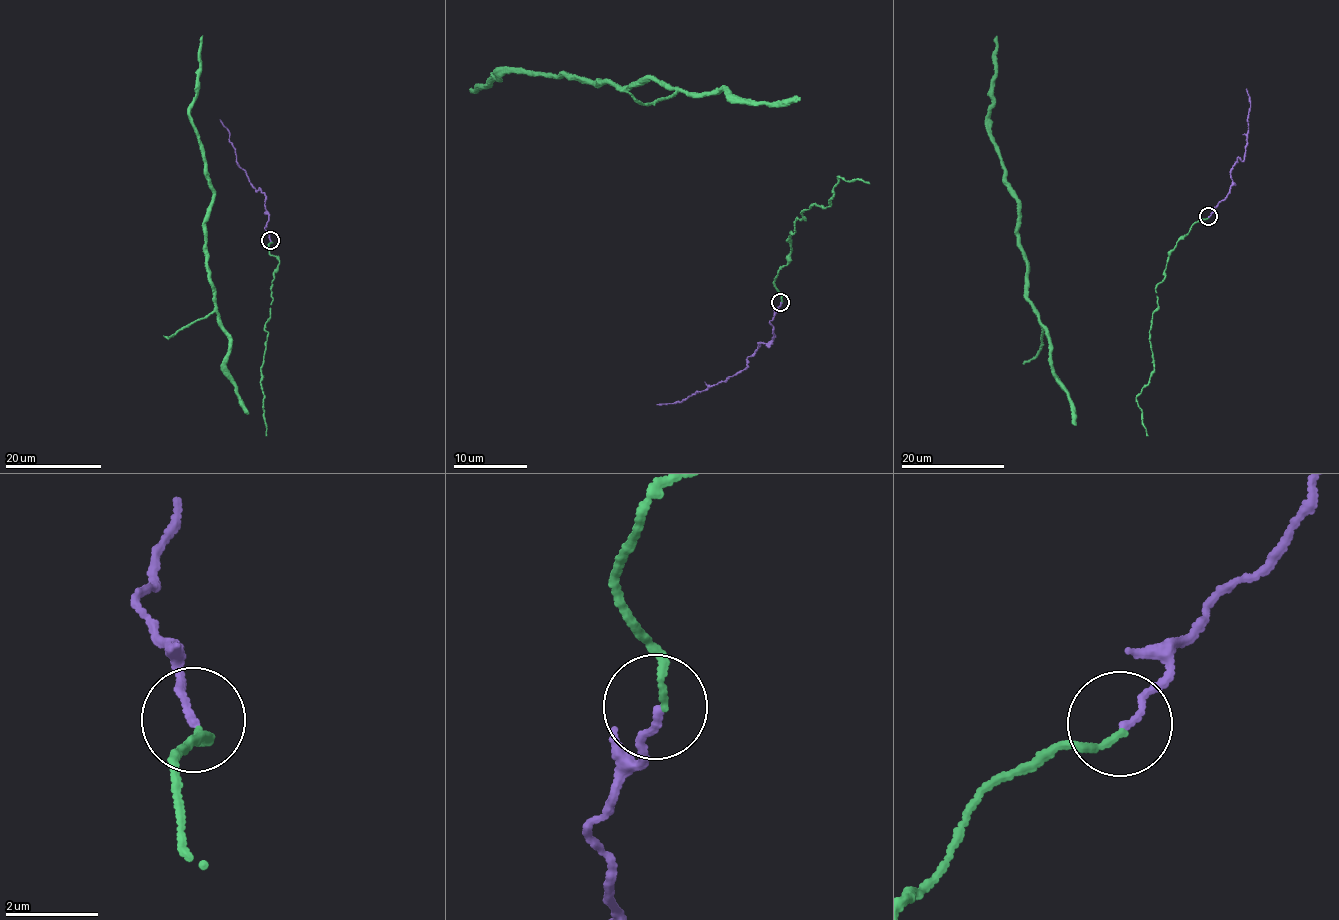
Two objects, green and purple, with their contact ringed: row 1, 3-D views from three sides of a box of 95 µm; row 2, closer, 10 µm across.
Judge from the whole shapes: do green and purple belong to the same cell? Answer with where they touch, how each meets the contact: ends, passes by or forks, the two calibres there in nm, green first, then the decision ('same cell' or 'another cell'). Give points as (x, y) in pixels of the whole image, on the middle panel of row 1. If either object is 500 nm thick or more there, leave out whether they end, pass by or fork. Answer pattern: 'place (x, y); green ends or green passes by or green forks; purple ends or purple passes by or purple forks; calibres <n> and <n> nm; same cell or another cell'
place (780, 302); green ends; purple ends; calibres 130 and 140 nm; same cell

